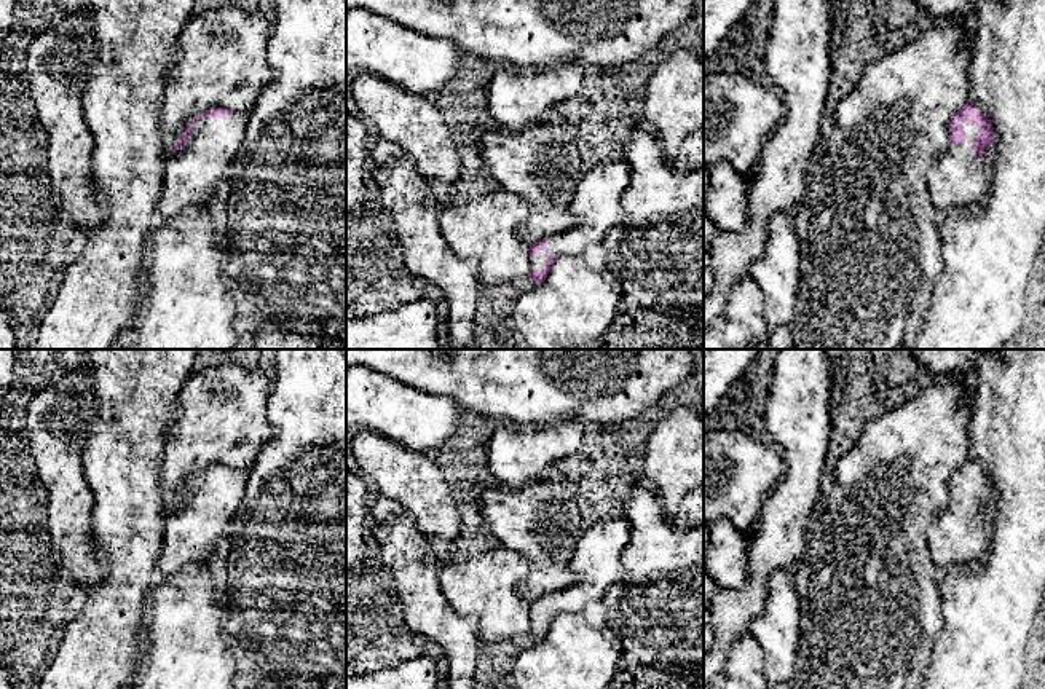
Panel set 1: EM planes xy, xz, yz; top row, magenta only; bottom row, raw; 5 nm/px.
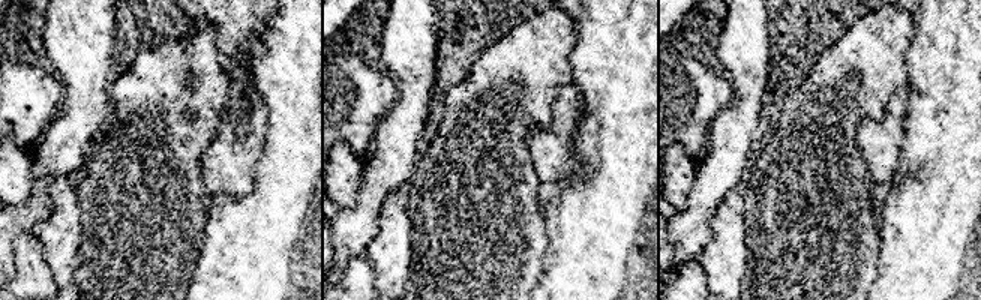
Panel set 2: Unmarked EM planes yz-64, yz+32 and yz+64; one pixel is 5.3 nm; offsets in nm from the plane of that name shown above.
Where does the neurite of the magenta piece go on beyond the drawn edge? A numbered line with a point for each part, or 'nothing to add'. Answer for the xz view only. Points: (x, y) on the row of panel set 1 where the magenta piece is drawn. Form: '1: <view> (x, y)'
1: xz (597, 206)
2: xz (522, 284)

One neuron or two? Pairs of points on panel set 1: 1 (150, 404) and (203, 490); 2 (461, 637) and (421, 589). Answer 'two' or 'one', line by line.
1: two
2: one

